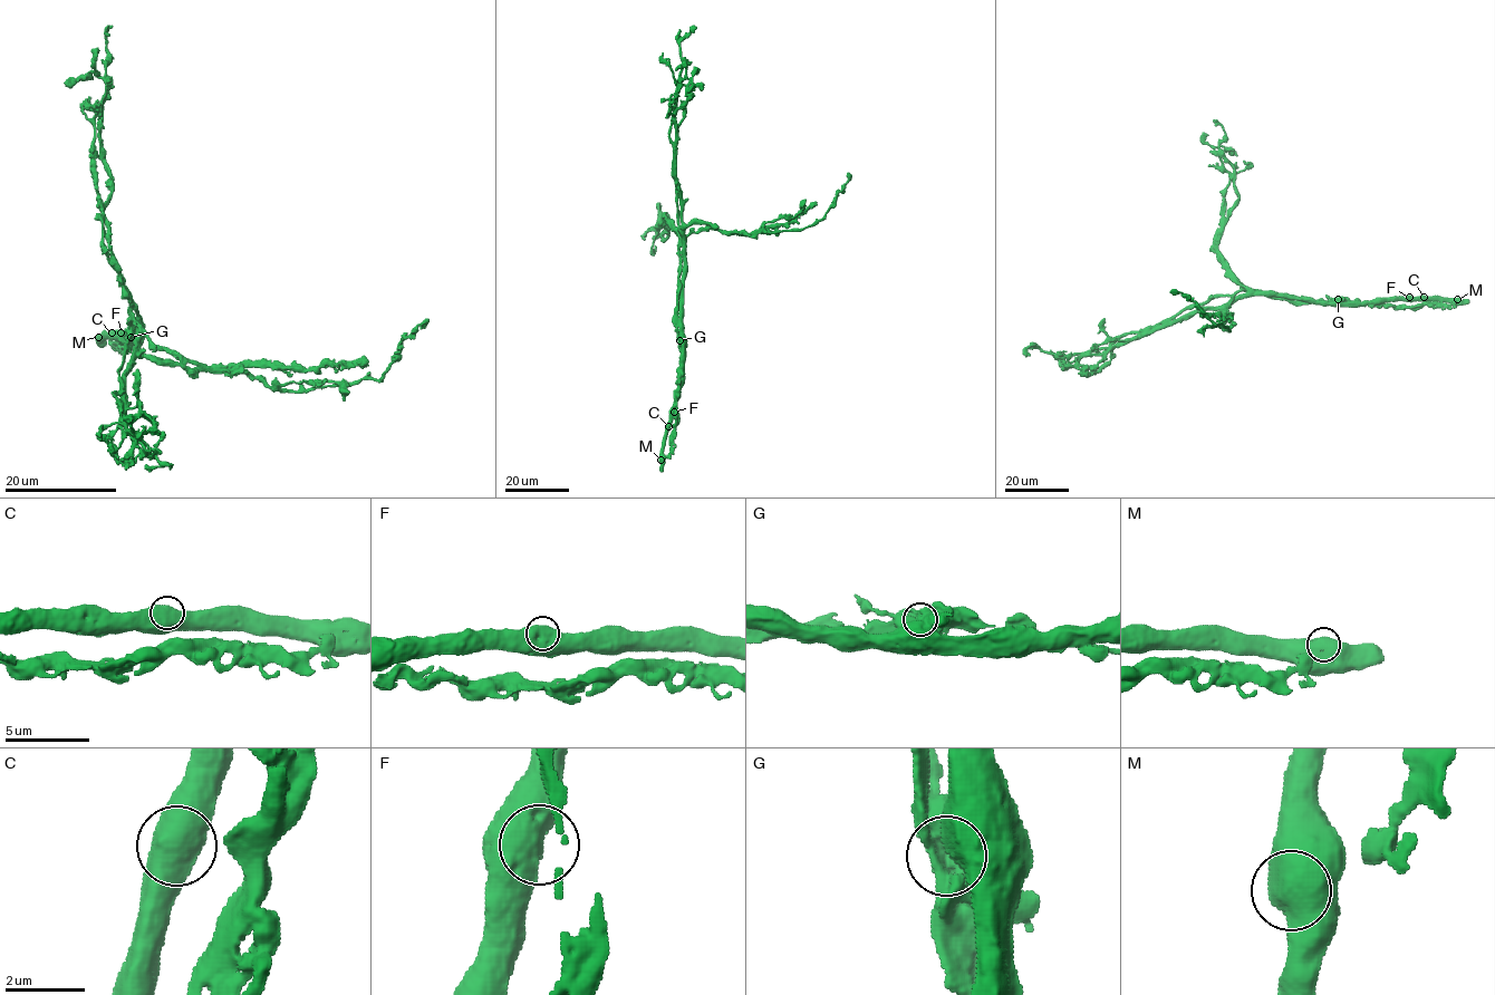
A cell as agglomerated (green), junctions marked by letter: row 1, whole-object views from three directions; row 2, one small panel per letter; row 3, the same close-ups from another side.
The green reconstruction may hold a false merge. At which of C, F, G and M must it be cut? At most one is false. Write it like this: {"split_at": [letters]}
{"split_at": ["G"]}

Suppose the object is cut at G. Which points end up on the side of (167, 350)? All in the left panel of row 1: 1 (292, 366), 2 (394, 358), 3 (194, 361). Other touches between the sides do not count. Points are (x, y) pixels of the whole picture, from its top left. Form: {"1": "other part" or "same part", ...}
{"1": "other part", "2": "same part", "3": "same part"}

